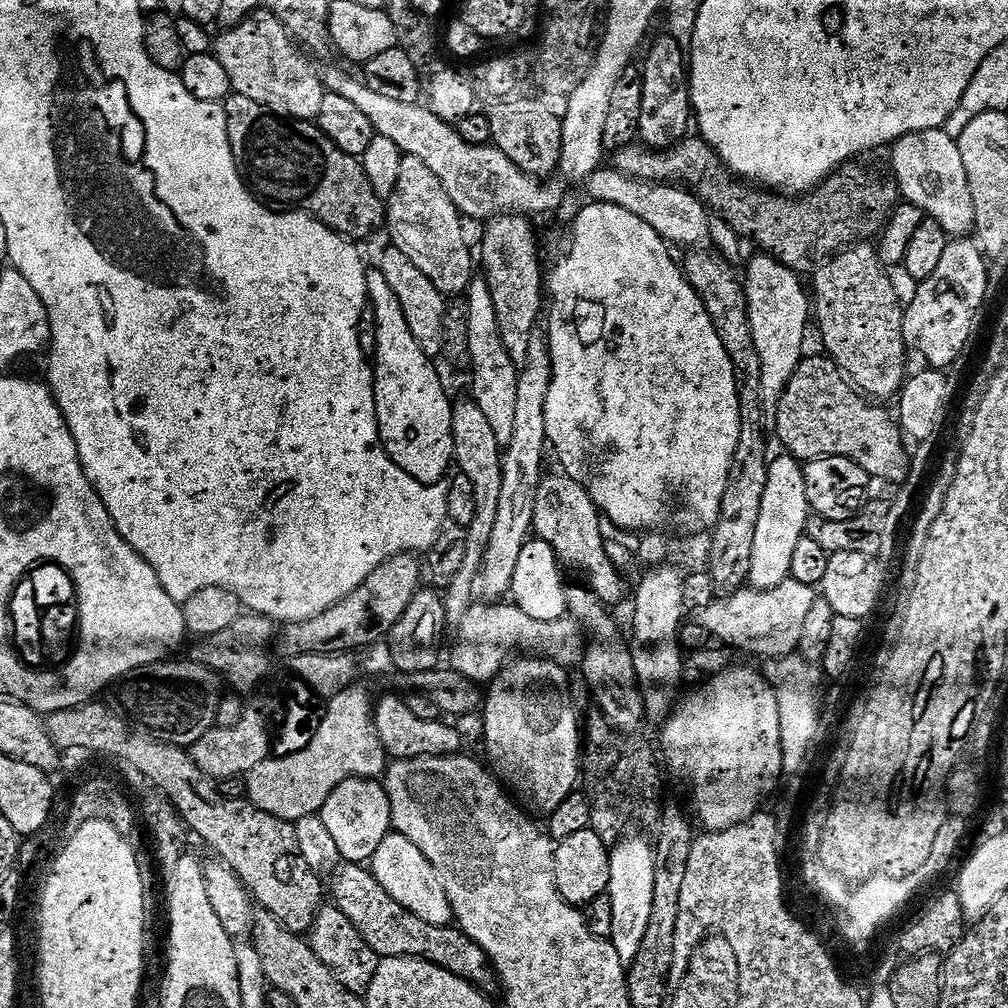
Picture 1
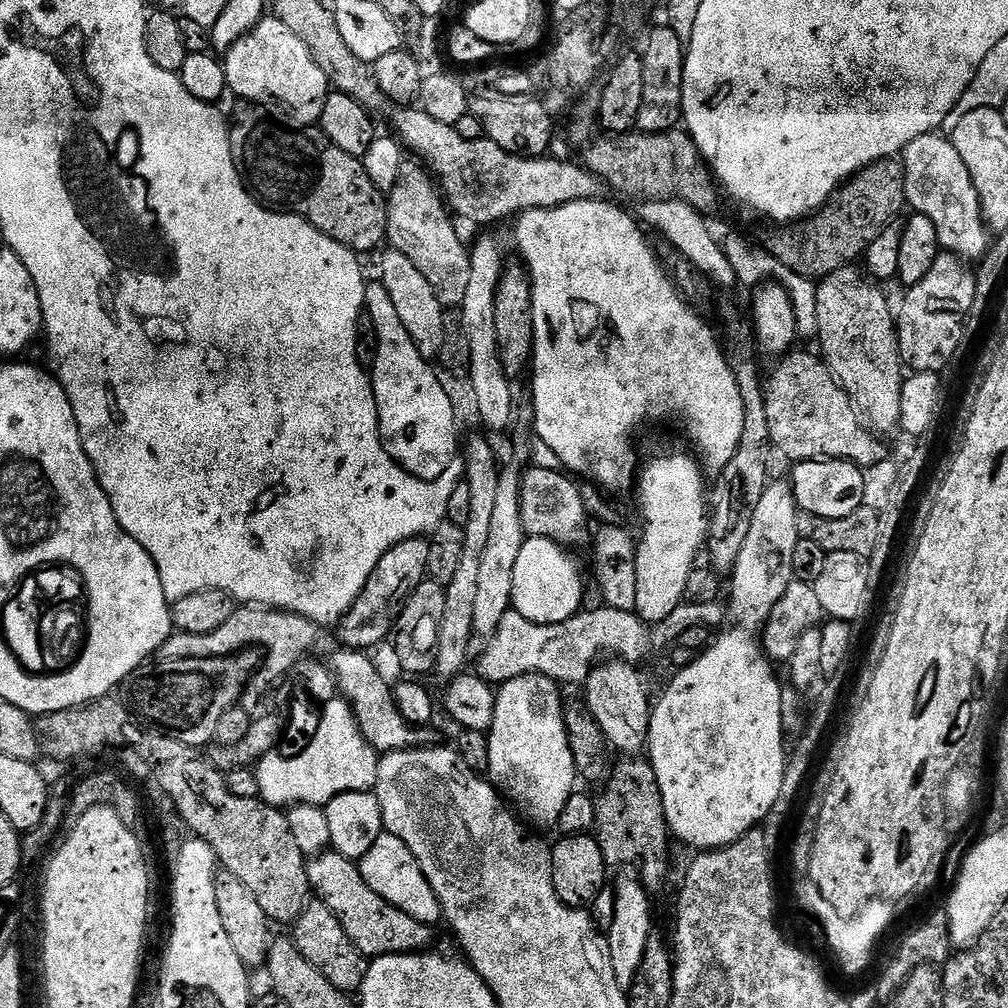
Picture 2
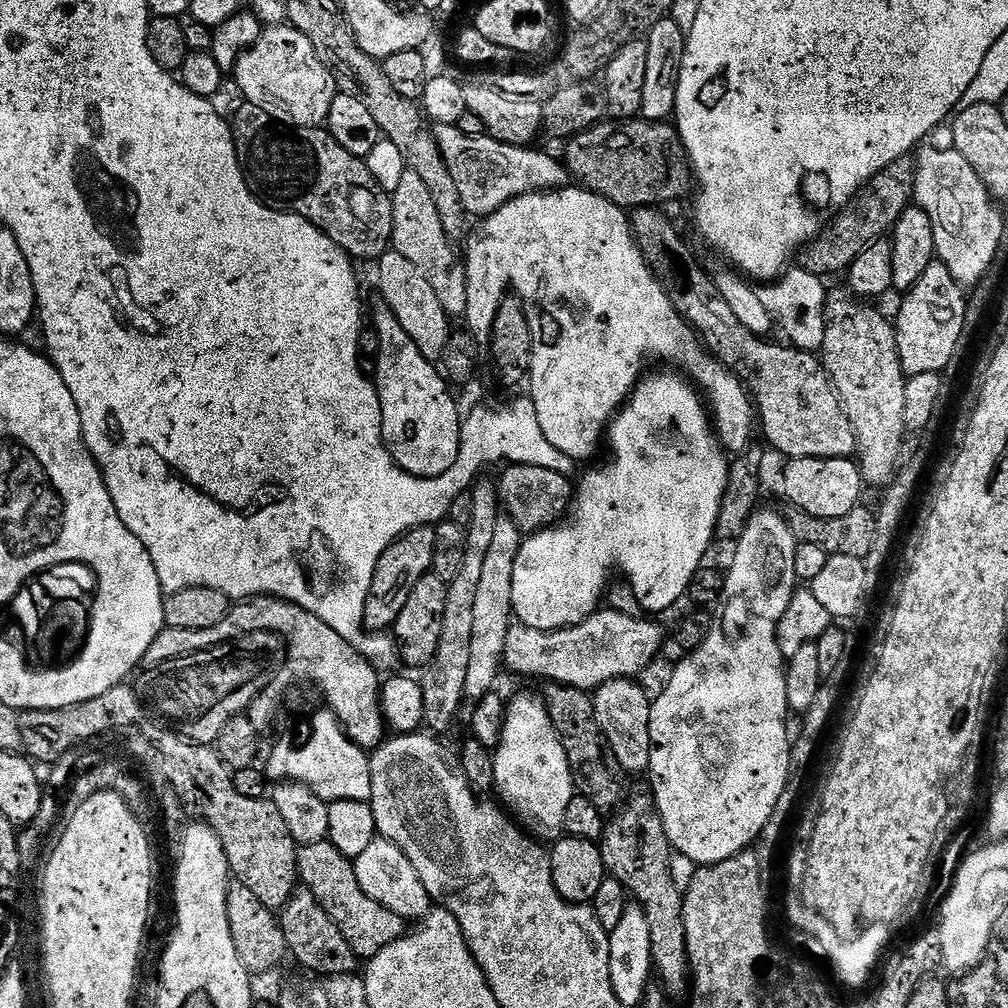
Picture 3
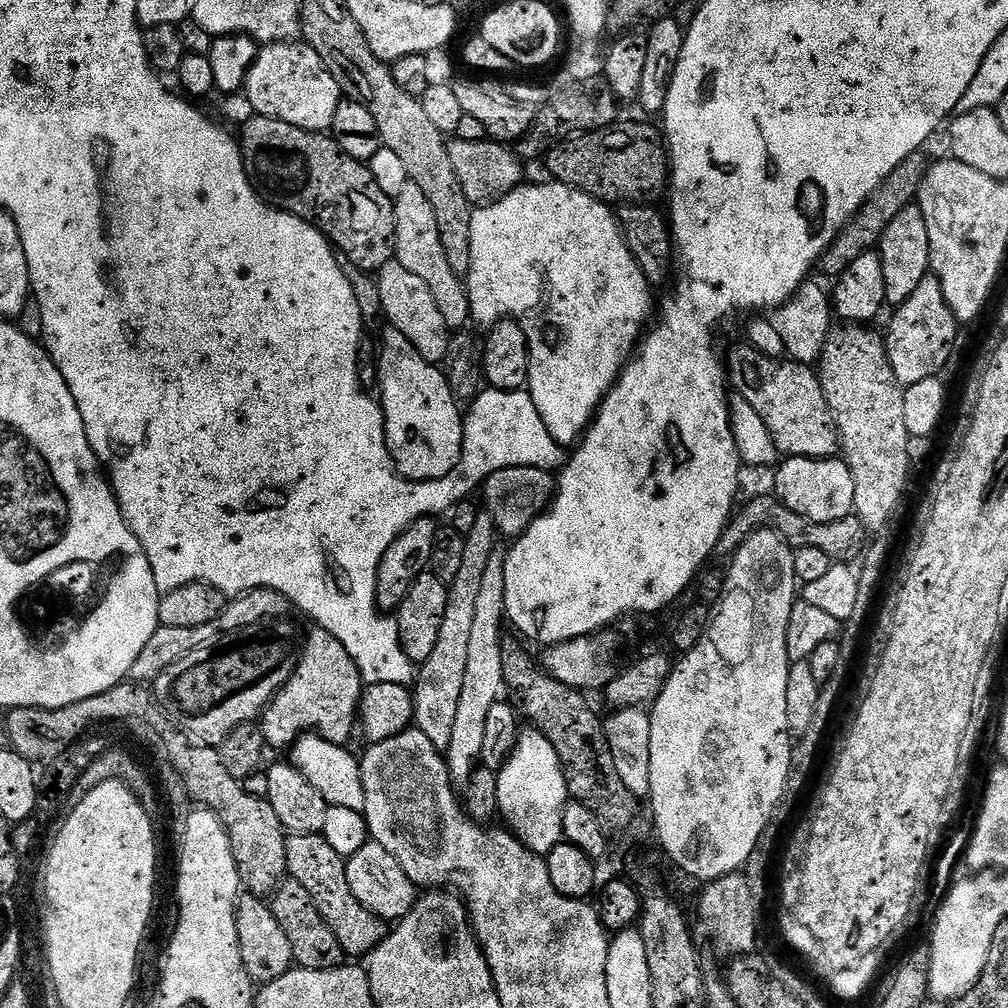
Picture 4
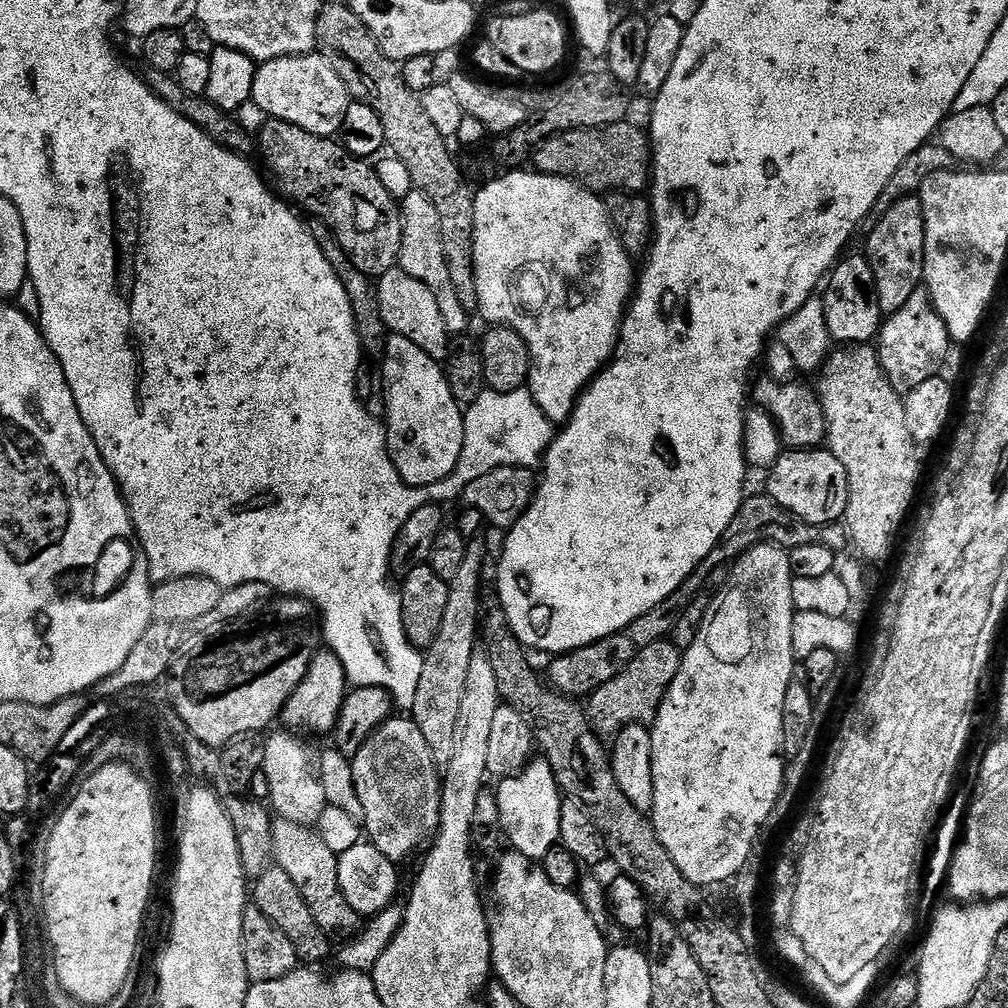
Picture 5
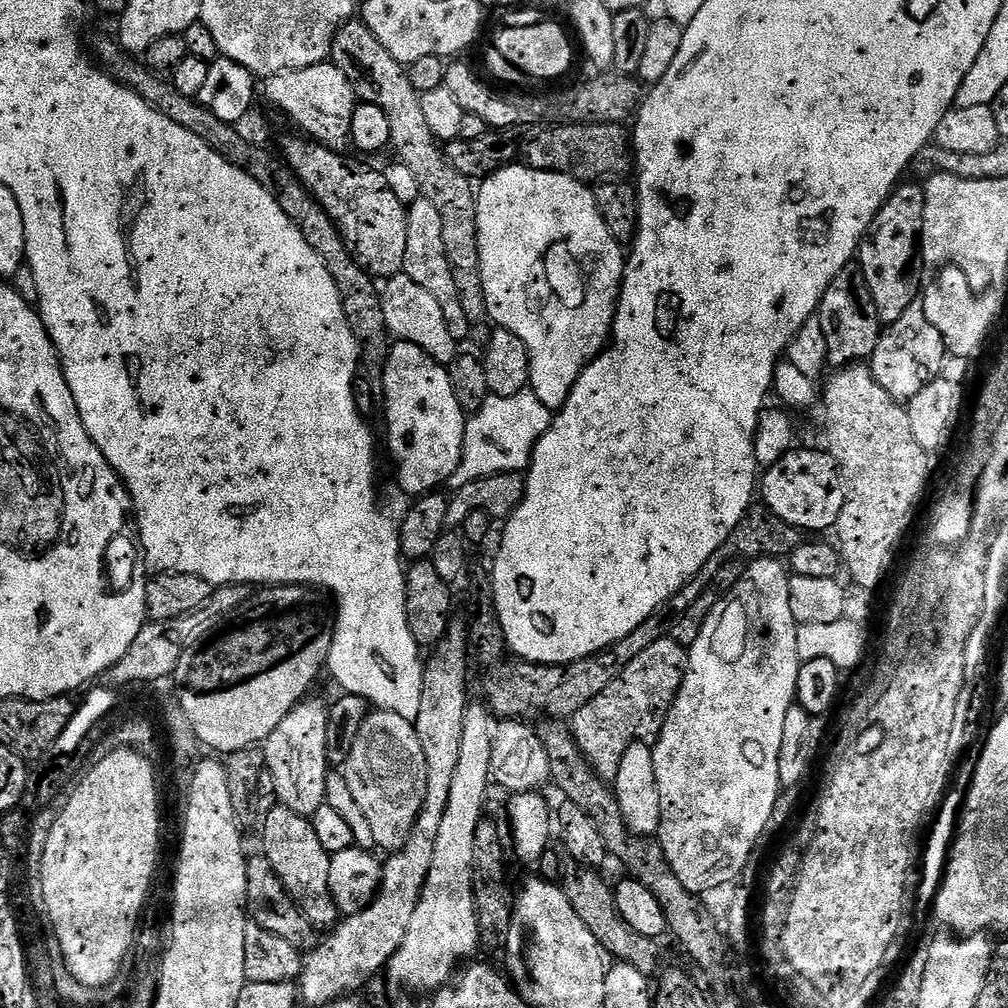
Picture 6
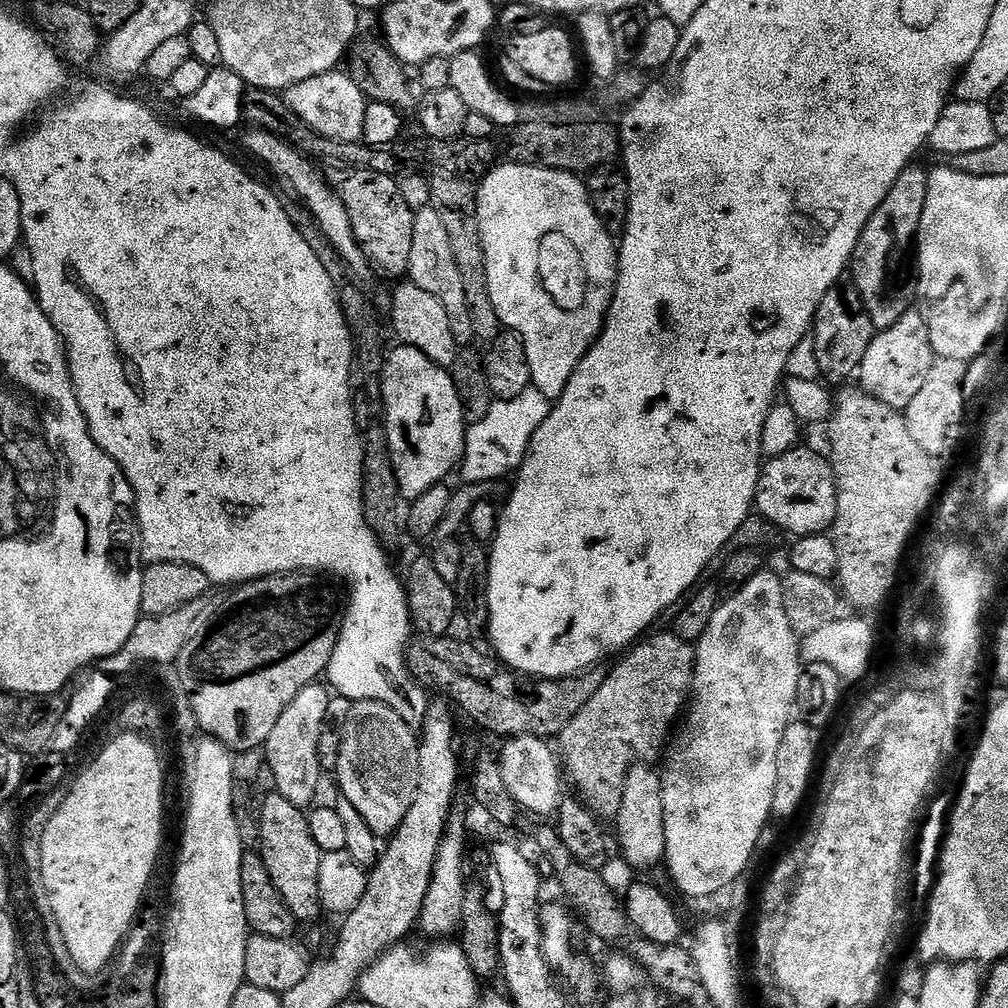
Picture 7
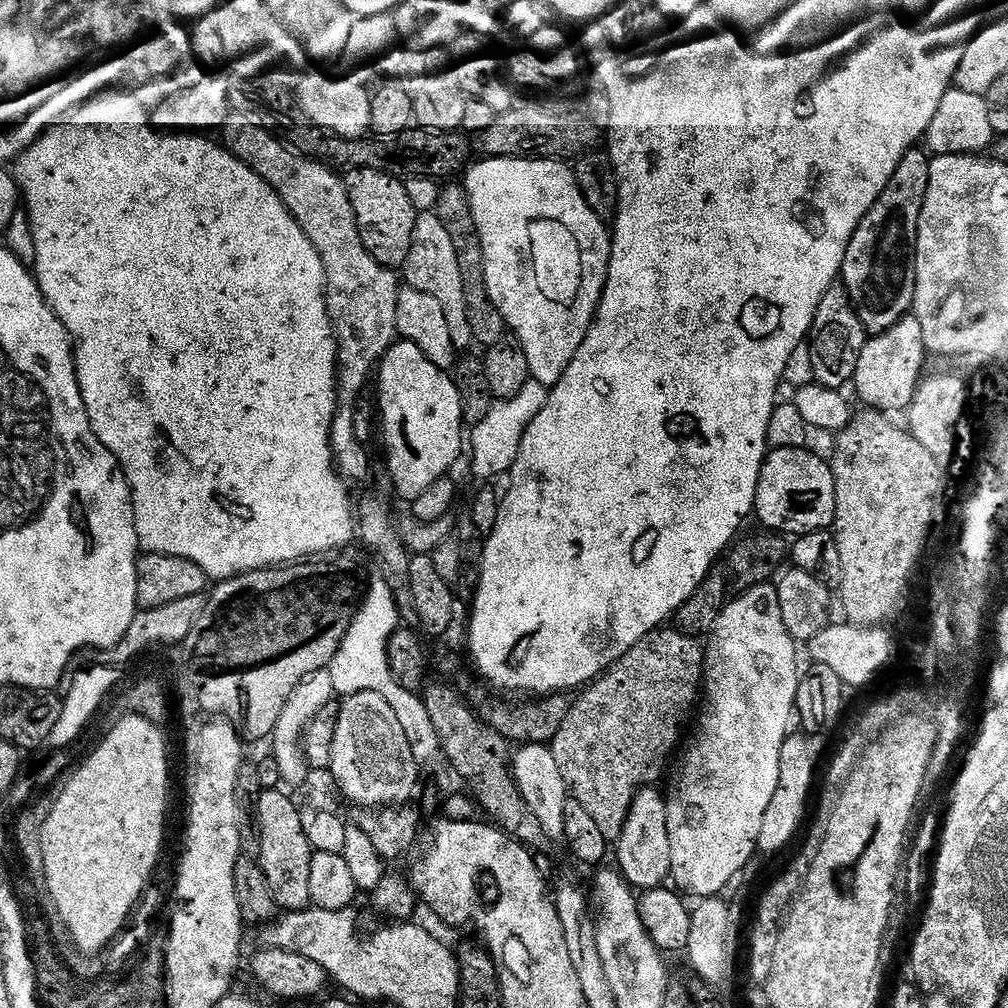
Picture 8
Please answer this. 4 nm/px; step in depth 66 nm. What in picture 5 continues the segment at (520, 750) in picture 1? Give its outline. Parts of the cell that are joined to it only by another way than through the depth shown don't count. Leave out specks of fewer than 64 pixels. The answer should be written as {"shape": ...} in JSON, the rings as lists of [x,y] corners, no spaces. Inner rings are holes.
{"shape":[[[543,758],[533,759],[519,775],[508,777],[499,781],[496,786],[496,801],[498,802],[500,828],[504,832],[504,837],[513,851],[522,853],[524,857],[540,862],[543,861],[546,853],[550,849],[557,847],[561,834],[561,806],[564,798],[553,771],[547,760]]]}

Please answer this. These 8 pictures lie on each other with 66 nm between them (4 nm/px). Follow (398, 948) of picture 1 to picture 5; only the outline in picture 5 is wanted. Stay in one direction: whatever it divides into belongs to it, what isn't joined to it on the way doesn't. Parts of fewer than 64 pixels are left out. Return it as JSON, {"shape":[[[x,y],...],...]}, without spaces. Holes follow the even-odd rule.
{"shape":[[[277,819],[272,825],[272,859],[275,867],[286,870],[286,875],[298,886],[298,894],[310,906],[310,914],[314,914],[314,922],[322,926],[329,938],[347,942],[360,931],[362,918],[342,898],[342,890],[338,886],[339,855],[322,842],[319,831],[315,827],[298,826],[294,822]]]}

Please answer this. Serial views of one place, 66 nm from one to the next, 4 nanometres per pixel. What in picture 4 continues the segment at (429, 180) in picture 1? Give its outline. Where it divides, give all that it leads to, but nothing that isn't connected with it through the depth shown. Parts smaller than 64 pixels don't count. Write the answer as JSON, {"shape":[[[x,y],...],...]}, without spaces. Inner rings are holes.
{"shape":[[[408,183],[394,198],[396,209],[394,218],[396,219],[396,254],[394,259],[406,270],[413,272],[417,278],[422,278],[426,282],[426,287],[430,289],[430,294],[434,294],[434,303],[442,313],[442,318],[446,318],[446,326],[450,330],[464,330],[473,319],[468,301],[468,290],[465,281],[454,270],[450,270],[450,262],[446,262],[446,250],[442,246],[442,238],[438,234],[438,218],[434,218],[434,206],[430,206],[430,201],[422,190],[414,183]]]}

